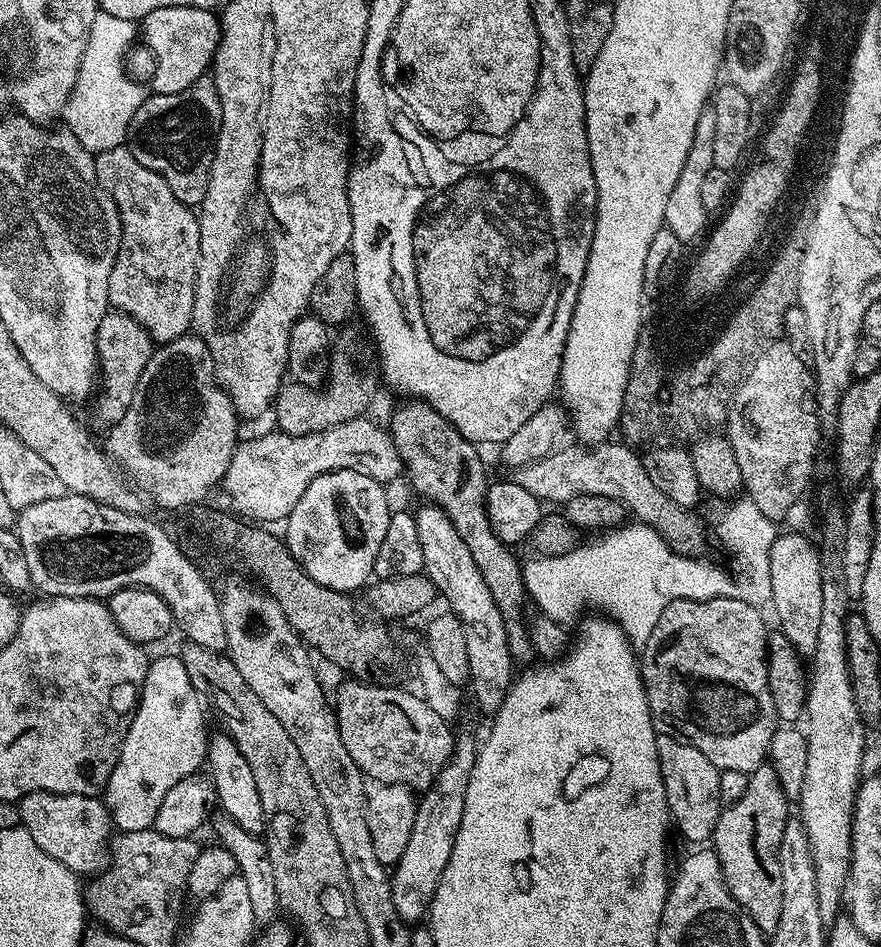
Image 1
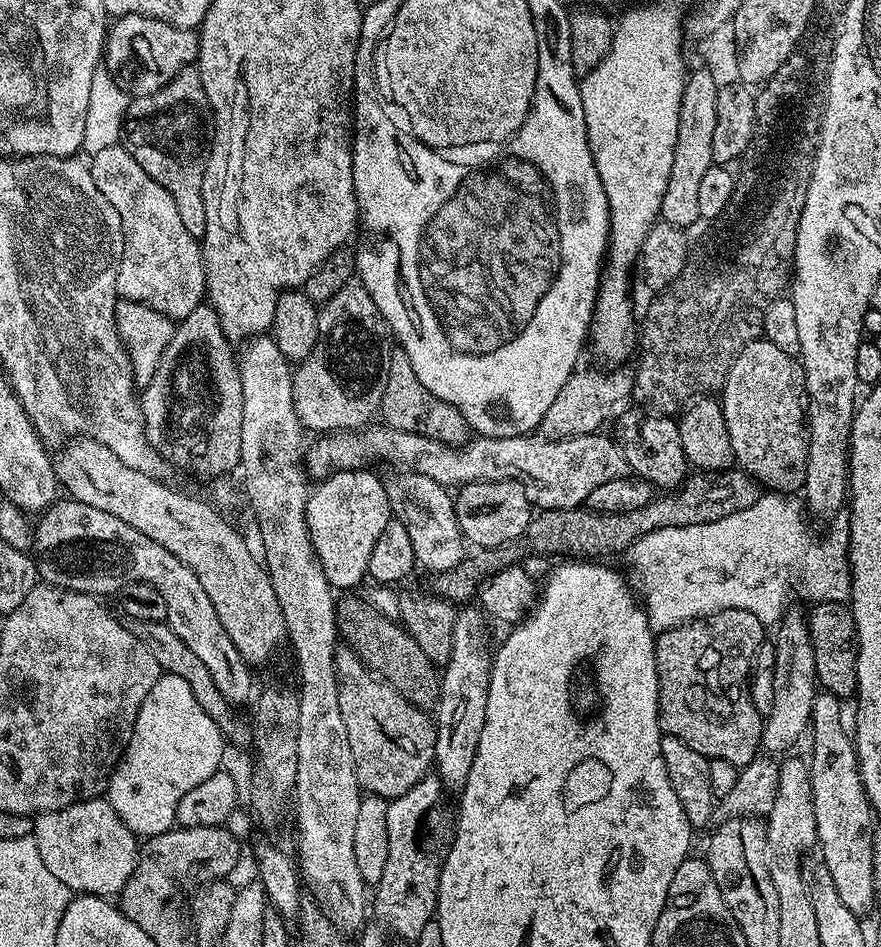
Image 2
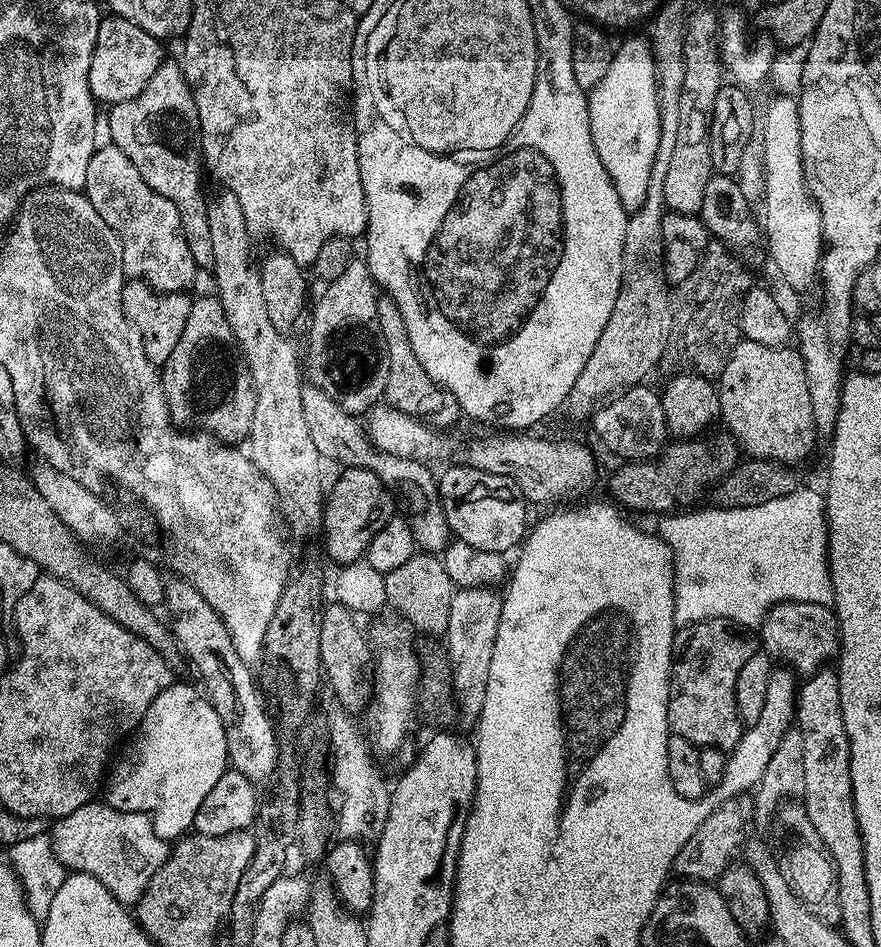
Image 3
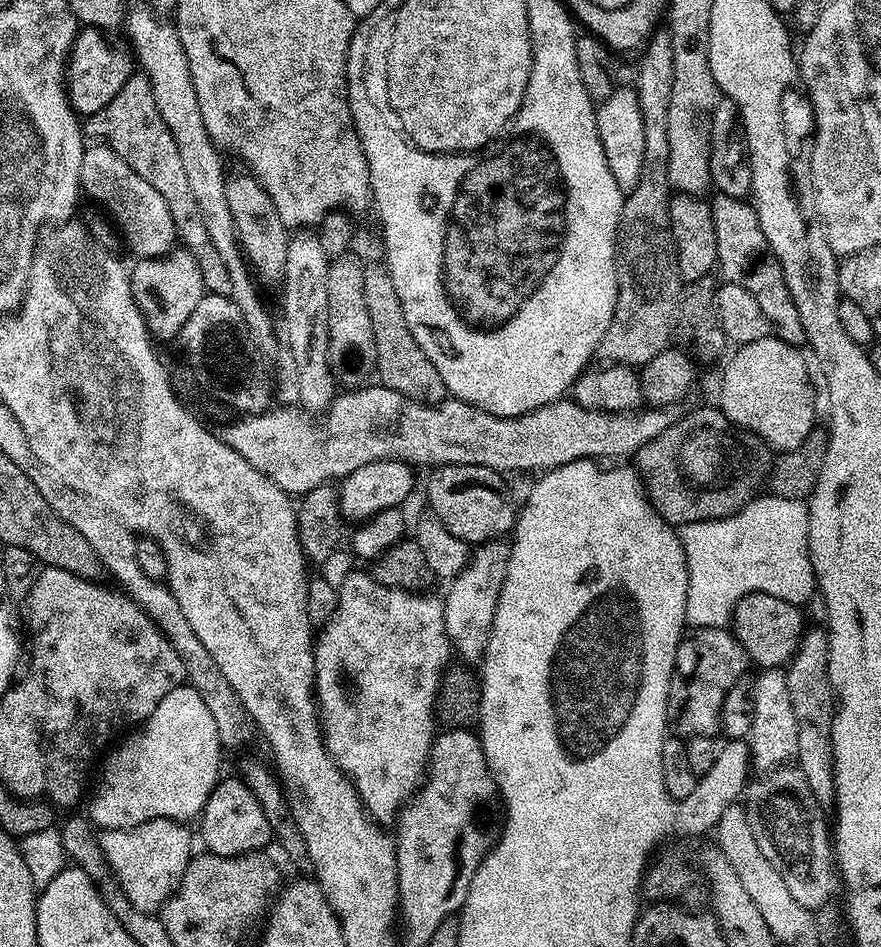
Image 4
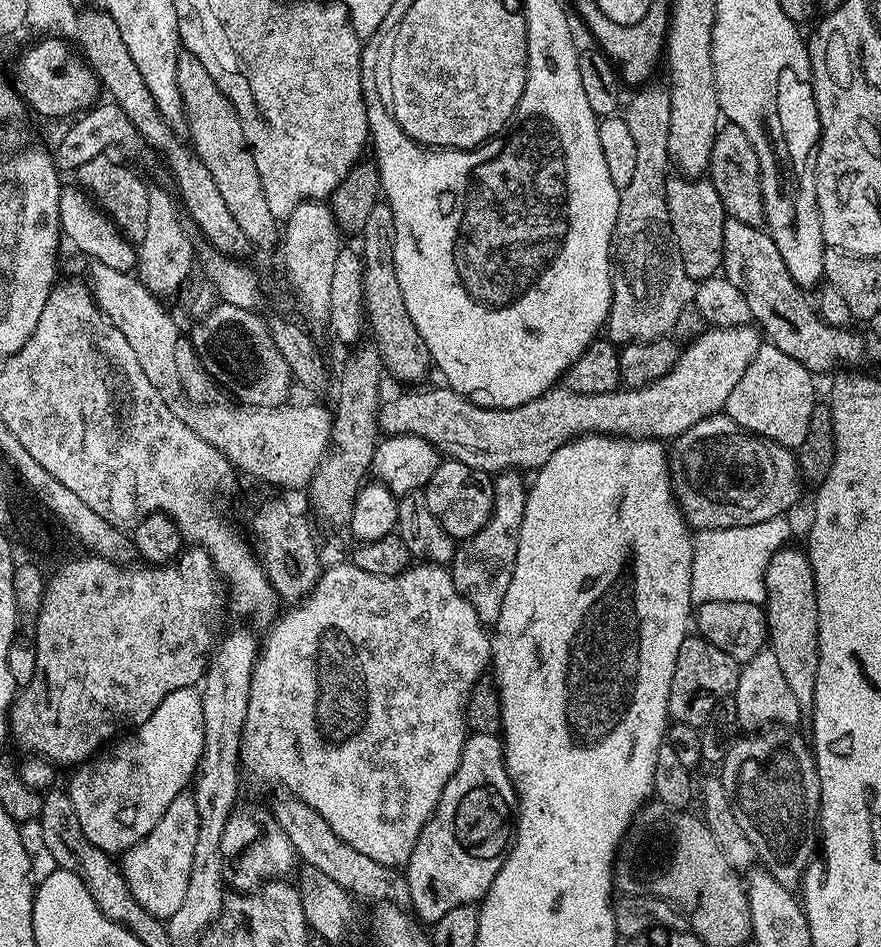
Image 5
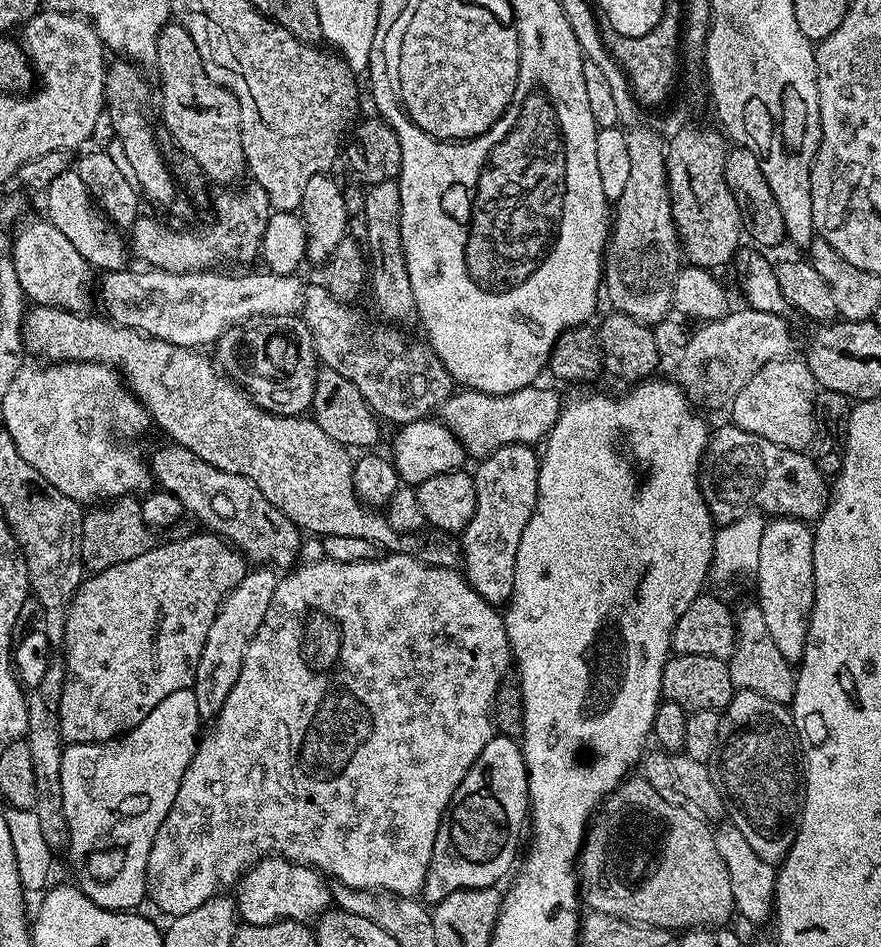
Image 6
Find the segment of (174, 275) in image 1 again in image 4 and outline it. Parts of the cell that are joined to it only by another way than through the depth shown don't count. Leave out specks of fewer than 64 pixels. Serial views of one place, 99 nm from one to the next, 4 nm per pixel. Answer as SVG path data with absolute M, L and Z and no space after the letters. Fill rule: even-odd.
M96 142L85 147L82 154L82 170L80 171L80 187L85 197L97 200L103 211L110 217L124 235L128 248L133 252L133 257L142 260L156 260L159 256L166 256L178 241L174 230L174 218L170 218L170 206L166 206L166 198L146 182L130 166L126 166L123 158L109 148L107 143ZM108 212L109 213L108 213ZM112 215L112 216L111 216ZM120 227L120 228L119 228Z

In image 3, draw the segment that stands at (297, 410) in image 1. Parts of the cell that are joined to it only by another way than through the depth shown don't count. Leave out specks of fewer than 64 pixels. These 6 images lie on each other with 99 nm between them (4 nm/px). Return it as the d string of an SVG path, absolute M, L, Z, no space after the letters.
M353 258L350 266L323 288L308 328L307 379L330 394L342 410L367 413L384 400L388 369L386 338L382 338L382 326L378 326L376 279L363 259Z

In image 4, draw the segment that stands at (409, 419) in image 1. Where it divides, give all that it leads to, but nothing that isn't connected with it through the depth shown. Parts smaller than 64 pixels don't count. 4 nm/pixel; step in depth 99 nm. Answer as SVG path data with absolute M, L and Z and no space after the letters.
M372 248L366 252L366 256L364 262L366 310L370 310L370 322L374 326L375 375L379 383L406 398L416 400L419 404L441 404L449 395L448 387L446 382L442 382L442 374L438 374L438 366L434 366L434 362L426 358L422 346L414 342L410 326L406 326L406 314L402 310L398 290L394 290L394 278L390 278L388 265L381 259L381 249Z

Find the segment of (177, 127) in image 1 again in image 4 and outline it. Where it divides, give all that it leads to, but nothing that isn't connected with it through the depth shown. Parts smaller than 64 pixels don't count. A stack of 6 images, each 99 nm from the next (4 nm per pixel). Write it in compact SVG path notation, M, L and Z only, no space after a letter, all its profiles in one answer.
M133 74L109 104L83 121L82 131L85 137L96 135L97 141L106 142L124 159L130 170L146 178L146 182L150 182L150 186L154 186L154 190L166 198L166 206L170 206L170 218L174 218L177 241L198 262L205 289L219 296L229 295L232 290L230 274L226 274L226 266L222 266L222 258L218 258L218 250L214 250L214 242L210 242L206 222L202 222L202 210L190 190L190 182L186 182L186 170L178 154L178 142L174 142L174 134L170 134L166 122L162 122L162 114L158 114L147 76Z

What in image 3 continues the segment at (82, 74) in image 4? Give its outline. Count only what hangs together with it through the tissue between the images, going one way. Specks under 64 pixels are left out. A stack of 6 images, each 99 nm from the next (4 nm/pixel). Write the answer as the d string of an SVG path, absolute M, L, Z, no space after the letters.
M105 15L98 26L98 38L94 46L94 54L90 58L90 94L101 105L111 106L118 102L126 102L138 94L154 78L161 64L165 63L164 48L157 37L146 34L134 22L121 16Z

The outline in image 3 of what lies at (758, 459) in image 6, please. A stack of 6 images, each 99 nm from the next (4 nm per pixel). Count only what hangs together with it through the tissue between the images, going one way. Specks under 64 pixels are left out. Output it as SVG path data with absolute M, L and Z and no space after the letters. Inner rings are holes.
M731 435L673 439L659 458L624 462L608 480L607 495L621 509L632 512L672 514L681 506L692 506L704 491L725 480L742 459L742 449ZM712 436L712 437L711 437ZM708 439L709 440L704 440ZM673 443L673 444L672 444ZM612 496L613 497L612 497ZM679 504L684 504L680 505ZM677 507L677 508L676 508ZM629 508L629 509L628 509ZM632 511L632 512L631 512Z

